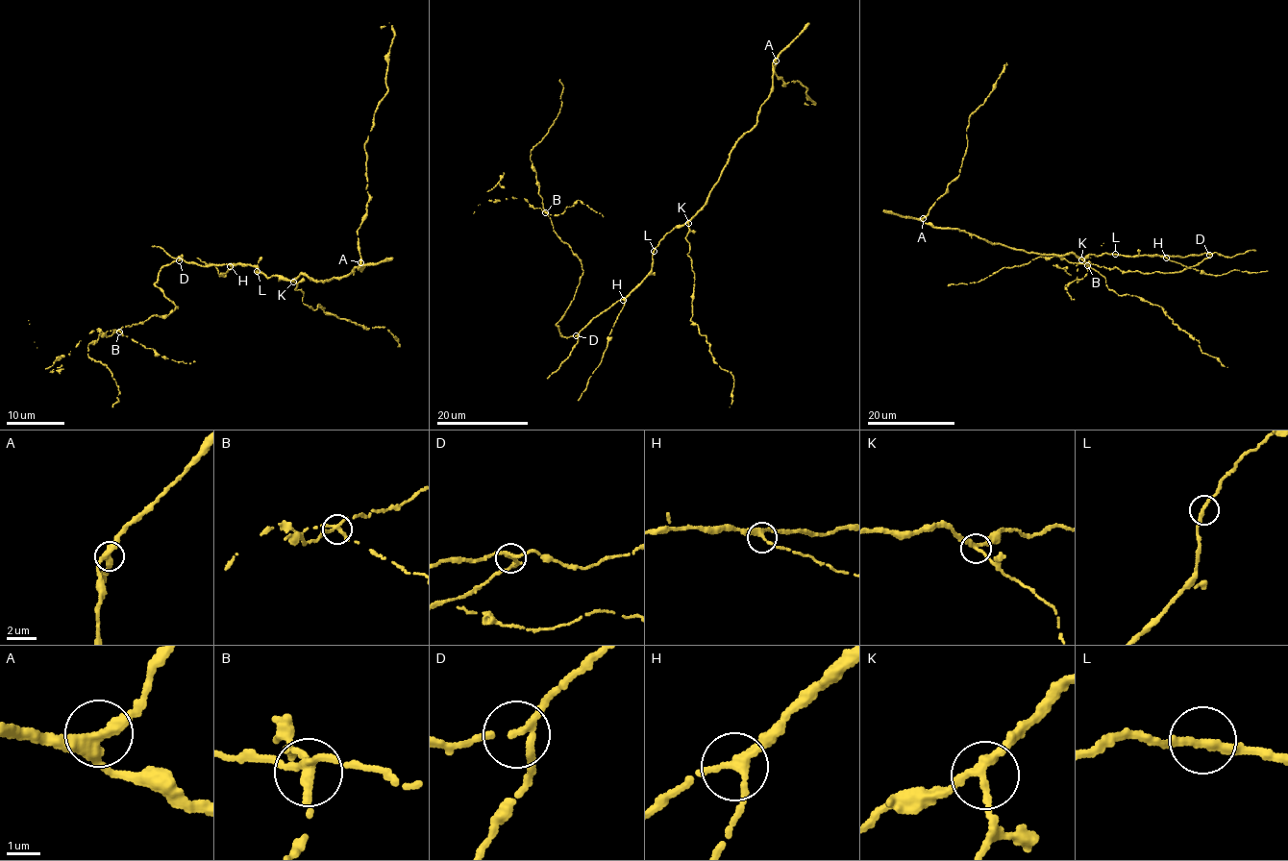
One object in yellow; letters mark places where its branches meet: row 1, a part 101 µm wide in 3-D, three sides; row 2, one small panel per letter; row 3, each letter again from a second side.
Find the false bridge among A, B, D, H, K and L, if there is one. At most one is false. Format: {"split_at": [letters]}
{"split_at": ["B"]}

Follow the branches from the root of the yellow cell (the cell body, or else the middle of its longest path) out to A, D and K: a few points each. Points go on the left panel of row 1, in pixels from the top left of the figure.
A: (256, 273), (293, 280), (302, 273), (322, 282), (345, 277), (360, 265), (361, 271), (360, 262)
D: (256, 273), (259, 267), (249, 263), (204, 266), (182, 258), (179, 260)
K: (256, 273), (269, 278), (282, 276), (293, 282)

